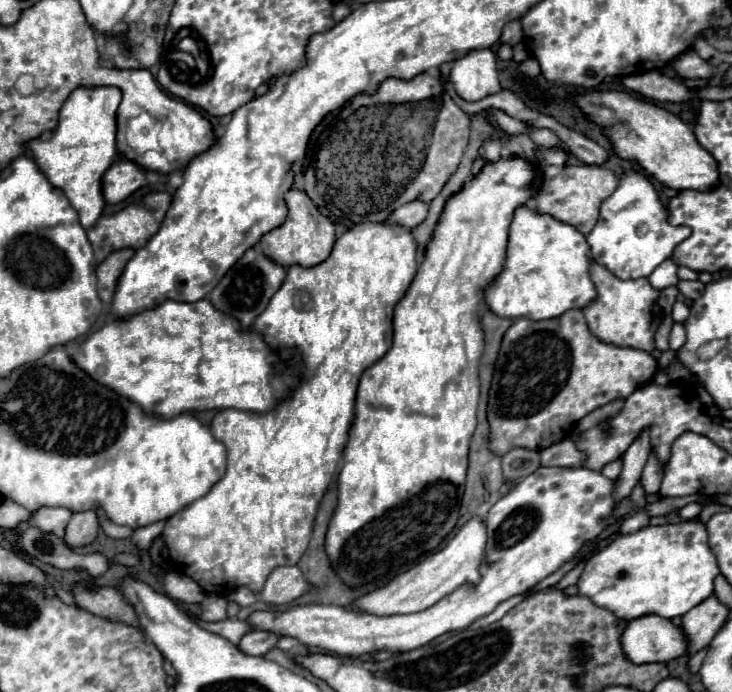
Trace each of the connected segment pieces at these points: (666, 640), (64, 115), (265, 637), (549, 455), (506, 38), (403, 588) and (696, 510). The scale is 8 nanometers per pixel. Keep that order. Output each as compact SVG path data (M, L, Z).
M648 614L626 624L620 636L624 656L634 664L668 662L686 654L686 638L670 620Z
M116 86L76 88L64 102L58 118L58 126L50 140L34 138L26 142L26 150L32 152L42 174L72 202L72 208L80 216L84 230L92 228L104 212L102 174L118 158L116 148L116 110L122 102L122 92Z
M248 632L238 642L238 650L250 656L264 656L268 650L274 648L278 638L274 634L260 634L260 632Z
M570 438L540 450L540 466L580 466L582 462L584 454L576 450Z
M512 20L504 26L500 42L508 44L508 46L516 46L522 40L522 30L520 30L520 20Z
M472 518L456 532L456 536L446 546L442 546L440 550L430 554L426 560L418 562L414 568L394 576L384 588L378 588L378 590L362 596L356 602L356 606L362 612L380 614L380 616L410 614L410 612L426 610L432 604L436 604L442 596L454 592L458 586L462 586L466 582L476 584L480 580L478 568L484 558L484 542L486 542L486 526L478 518Z
M692 502L692 504L686 504L686 506L678 508L676 514L678 514L682 520L692 520L692 518L696 518L696 516L700 514L700 510L702 510L702 504Z

